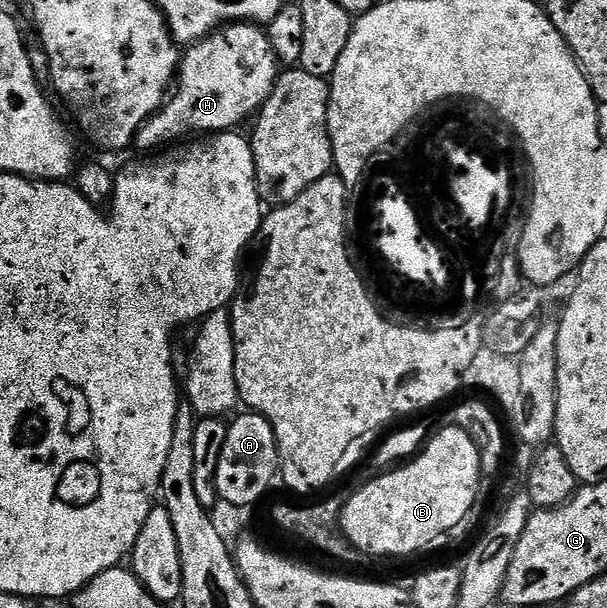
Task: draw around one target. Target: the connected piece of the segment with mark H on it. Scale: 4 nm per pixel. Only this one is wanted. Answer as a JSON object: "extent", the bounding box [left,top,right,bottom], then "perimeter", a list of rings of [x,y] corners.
{"extent":[136,22,279,150],"perimeter":[[[248,22],[224,25],[203,37],[198,44],[190,44],[184,49],[175,87],[161,111],[137,131],[136,147],[161,150],[194,134],[220,134],[240,129],[240,124],[267,102],[278,75],[279,61],[264,27]]]}

